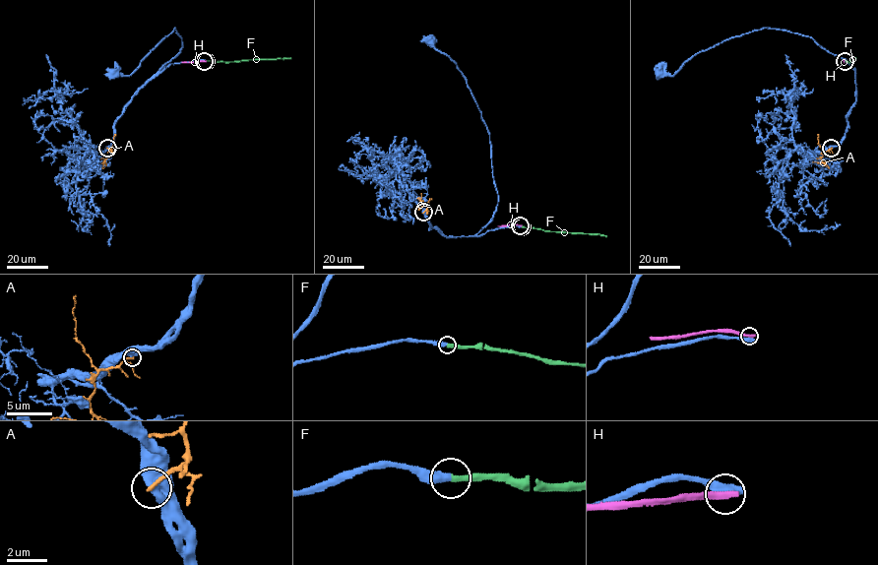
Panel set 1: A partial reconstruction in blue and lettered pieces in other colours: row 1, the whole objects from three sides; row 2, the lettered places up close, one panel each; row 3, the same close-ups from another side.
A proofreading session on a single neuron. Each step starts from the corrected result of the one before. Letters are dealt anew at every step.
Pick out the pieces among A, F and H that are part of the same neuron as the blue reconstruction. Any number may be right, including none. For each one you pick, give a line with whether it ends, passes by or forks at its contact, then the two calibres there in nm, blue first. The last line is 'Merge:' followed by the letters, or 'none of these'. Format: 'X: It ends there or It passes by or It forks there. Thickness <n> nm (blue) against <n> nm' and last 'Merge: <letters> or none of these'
F: It ends there. Thickness 400 nm (blue) against 320 nm
Merge: F

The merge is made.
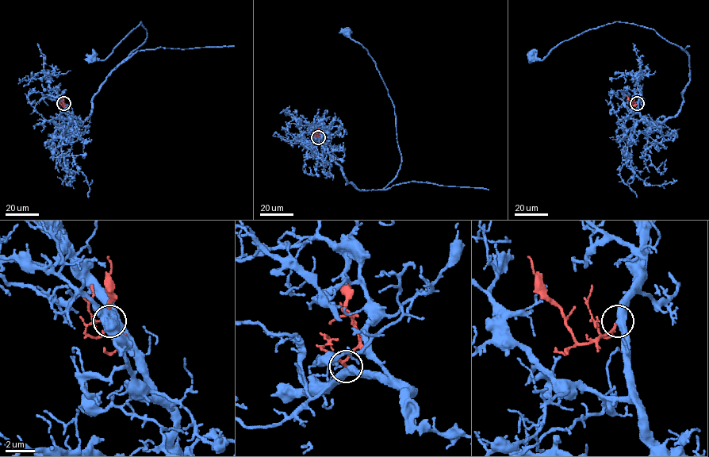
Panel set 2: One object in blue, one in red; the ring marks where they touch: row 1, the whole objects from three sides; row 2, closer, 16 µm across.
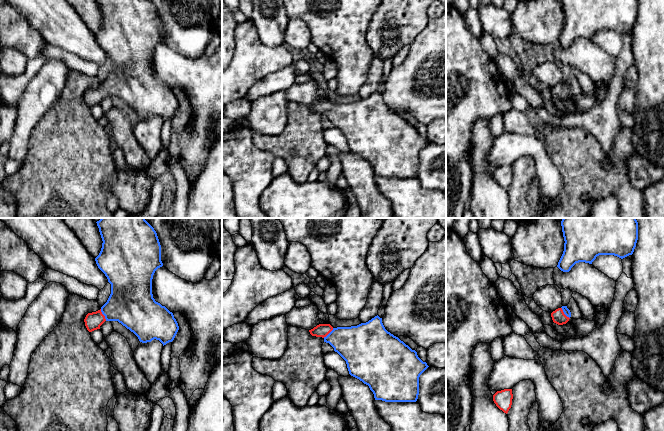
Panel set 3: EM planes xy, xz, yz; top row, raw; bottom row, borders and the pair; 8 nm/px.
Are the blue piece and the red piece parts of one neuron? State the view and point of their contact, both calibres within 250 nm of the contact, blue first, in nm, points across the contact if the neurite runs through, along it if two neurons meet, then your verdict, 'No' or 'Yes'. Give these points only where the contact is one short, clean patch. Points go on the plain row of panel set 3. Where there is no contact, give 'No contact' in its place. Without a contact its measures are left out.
Touches blue at xy (103, 90). Thickness 360 nm (blue) against 140 nm. Path across: xy (131, 79), (103, 90), (93, 97). Yes

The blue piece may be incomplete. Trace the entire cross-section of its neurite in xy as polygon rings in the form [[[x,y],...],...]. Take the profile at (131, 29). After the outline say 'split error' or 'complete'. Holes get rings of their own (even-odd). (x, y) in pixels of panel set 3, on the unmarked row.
[[[97,0],[102,14],[102,24],[95,34],[98,44],[111,60],[111,70],[100,86],[88,89],[84,95],[89,108],[100,105],[105,97],[118,97],[133,108],[142,119],[159,116],[163,122],[172,118],[179,106],[178,99],[165,82],[156,78],[152,70],[152,55],[155,47],[163,42],[161,21],[156,7],[150,0]]]; split error

